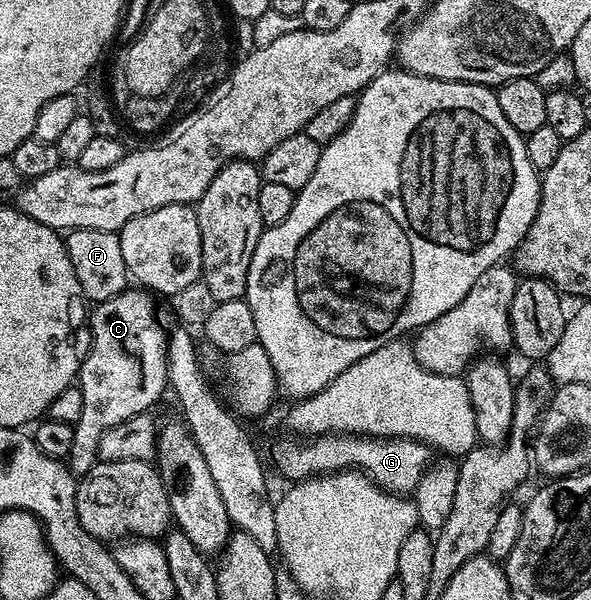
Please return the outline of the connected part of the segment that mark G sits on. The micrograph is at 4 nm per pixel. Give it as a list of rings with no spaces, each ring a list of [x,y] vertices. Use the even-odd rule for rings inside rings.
[[[329,433],[327,437],[313,437],[301,440],[299,445],[291,436],[284,437],[272,445],[272,465],[288,480],[288,483],[306,481],[313,475],[327,475],[329,473],[342,473],[345,471],[359,471],[365,477],[388,493],[408,495],[416,490],[422,475],[430,464],[429,446],[420,441],[411,441],[409,437],[353,437],[350,433]]]

